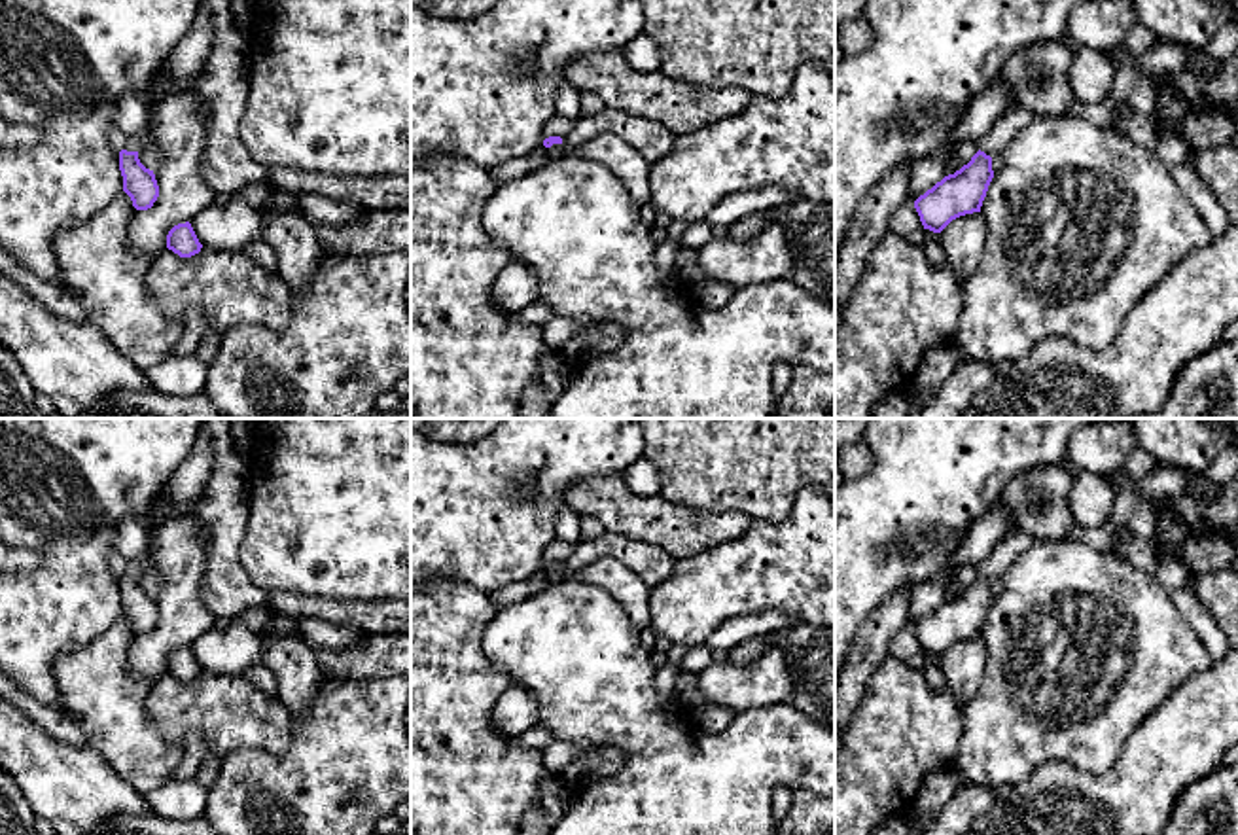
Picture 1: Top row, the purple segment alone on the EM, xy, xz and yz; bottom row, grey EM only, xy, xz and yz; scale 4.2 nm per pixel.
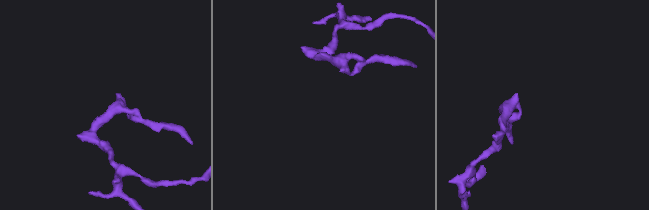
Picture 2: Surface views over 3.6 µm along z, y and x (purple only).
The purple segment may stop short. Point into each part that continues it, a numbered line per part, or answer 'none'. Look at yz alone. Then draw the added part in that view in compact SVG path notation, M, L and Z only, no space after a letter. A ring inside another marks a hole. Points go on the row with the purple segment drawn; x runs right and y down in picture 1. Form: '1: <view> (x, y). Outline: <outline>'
1: yz (1015, 120). Outline: M1026 108L1007 110L1007 114L994 123L992 131L981 146L981 151L992 157L996 151L1007 148L1009 142L1034 119L1035 114Z

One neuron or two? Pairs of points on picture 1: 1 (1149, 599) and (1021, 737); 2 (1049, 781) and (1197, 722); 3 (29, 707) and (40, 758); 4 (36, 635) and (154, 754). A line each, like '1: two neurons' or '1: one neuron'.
1: one neuron
2: one neuron
3: two neurons
4: two neurons

